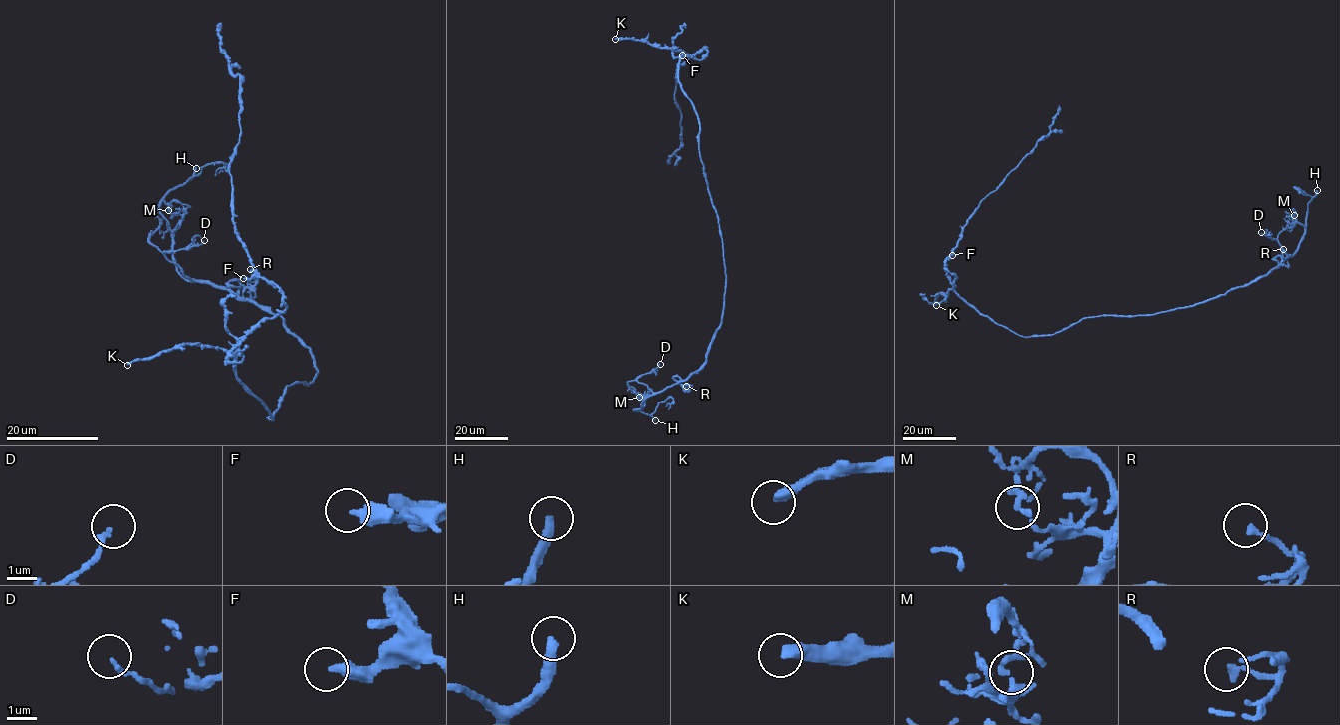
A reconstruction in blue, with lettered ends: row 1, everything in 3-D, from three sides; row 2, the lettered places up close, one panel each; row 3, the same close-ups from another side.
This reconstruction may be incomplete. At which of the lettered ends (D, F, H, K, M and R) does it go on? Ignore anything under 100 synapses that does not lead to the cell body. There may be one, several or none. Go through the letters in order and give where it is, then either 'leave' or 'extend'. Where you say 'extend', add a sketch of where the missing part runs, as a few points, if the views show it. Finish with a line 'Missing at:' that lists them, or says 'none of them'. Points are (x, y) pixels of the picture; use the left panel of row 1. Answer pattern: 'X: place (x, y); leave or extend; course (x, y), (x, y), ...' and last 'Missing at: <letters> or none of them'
D: place (204, 240); leave
F: place (243, 278); leave
H: place (196, 168); extend; course (196, 168), (196, 157), (188, 141), (191, 98), (183, 73), (185, 34), (190, 21)
K: place (127, 365); extend
M: place (168, 210); leave
R: place (250, 269); leave
Missing at: H, K

